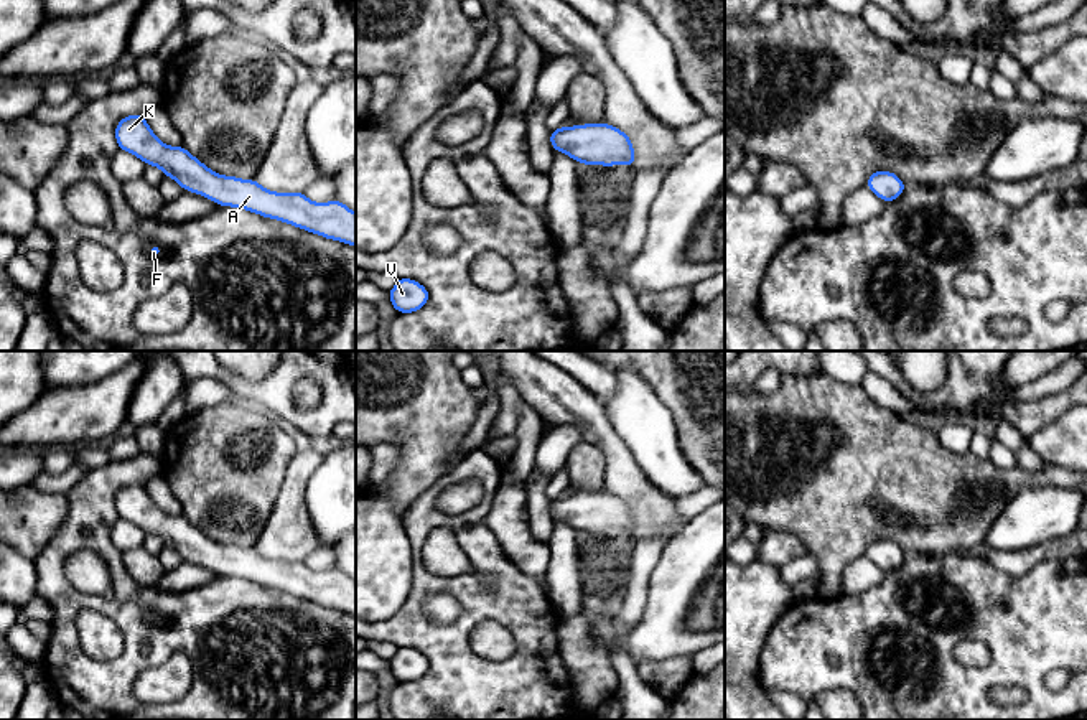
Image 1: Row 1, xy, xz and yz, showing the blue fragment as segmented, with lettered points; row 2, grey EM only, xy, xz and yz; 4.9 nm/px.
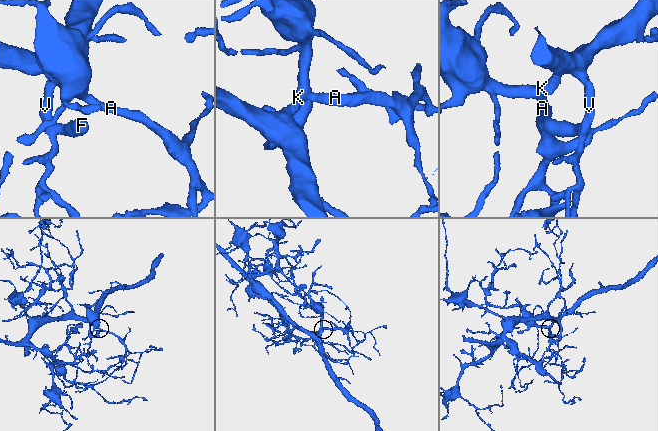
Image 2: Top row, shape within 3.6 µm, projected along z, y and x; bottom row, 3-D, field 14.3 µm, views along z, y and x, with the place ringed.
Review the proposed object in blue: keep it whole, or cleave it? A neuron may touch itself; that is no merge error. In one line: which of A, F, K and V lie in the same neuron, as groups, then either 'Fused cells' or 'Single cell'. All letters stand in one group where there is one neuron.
Groups: A F K V. Single cell

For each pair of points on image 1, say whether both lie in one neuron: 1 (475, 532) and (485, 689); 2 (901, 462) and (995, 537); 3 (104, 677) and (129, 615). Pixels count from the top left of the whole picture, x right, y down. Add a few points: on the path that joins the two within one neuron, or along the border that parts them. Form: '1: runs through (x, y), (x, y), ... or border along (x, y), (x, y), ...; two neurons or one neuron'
1: runs through (481, 572), (461, 649); one neuron
2: border along (1012, 500), (992, 523), (982, 541); two neurons
3: runs through (121, 664), (132, 653), (132, 631); one neuron

